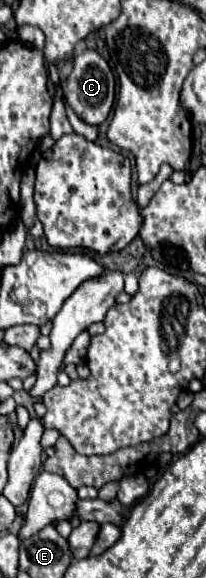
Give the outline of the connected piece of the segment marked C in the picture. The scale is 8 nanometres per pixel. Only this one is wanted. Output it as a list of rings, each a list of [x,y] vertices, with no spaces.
[[[87,48],[73,58],[73,72],[67,78],[65,96],[67,96],[69,106],[73,108],[73,112],[83,122],[99,126],[107,120],[107,116],[113,108],[113,102],[115,102],[115,76],[113,76],[109,64],[105,62],[105,58],[97,50]]]

